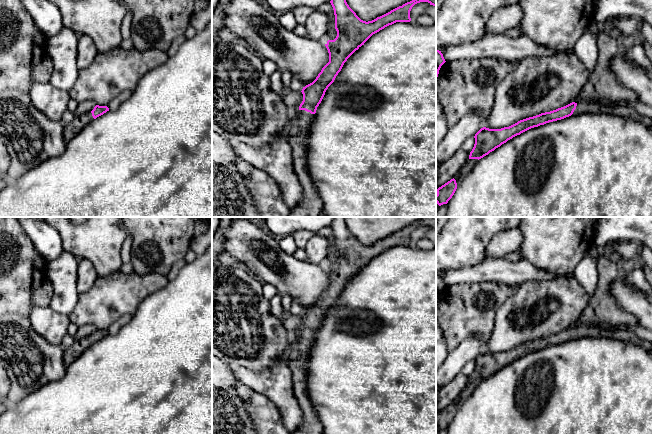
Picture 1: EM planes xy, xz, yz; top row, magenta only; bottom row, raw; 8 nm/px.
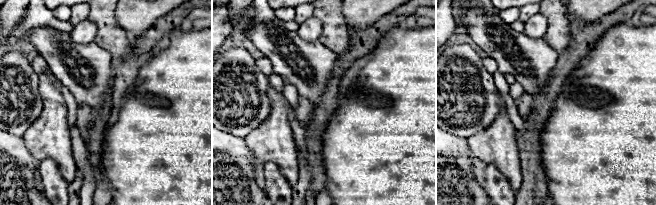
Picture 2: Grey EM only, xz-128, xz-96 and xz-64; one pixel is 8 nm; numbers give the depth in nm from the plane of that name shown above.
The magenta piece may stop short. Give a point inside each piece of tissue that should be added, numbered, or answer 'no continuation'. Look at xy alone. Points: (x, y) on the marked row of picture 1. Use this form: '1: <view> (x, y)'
1: xy (70, 130)

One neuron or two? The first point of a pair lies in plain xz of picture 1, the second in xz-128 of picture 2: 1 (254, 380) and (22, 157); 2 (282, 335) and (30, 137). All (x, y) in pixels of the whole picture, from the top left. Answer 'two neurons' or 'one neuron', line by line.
1: two neurons
2: two neurons

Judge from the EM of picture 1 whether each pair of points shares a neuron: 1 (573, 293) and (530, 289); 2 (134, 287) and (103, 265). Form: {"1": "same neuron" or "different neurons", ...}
{"1": "same neuron", "2": "different neurons"}

